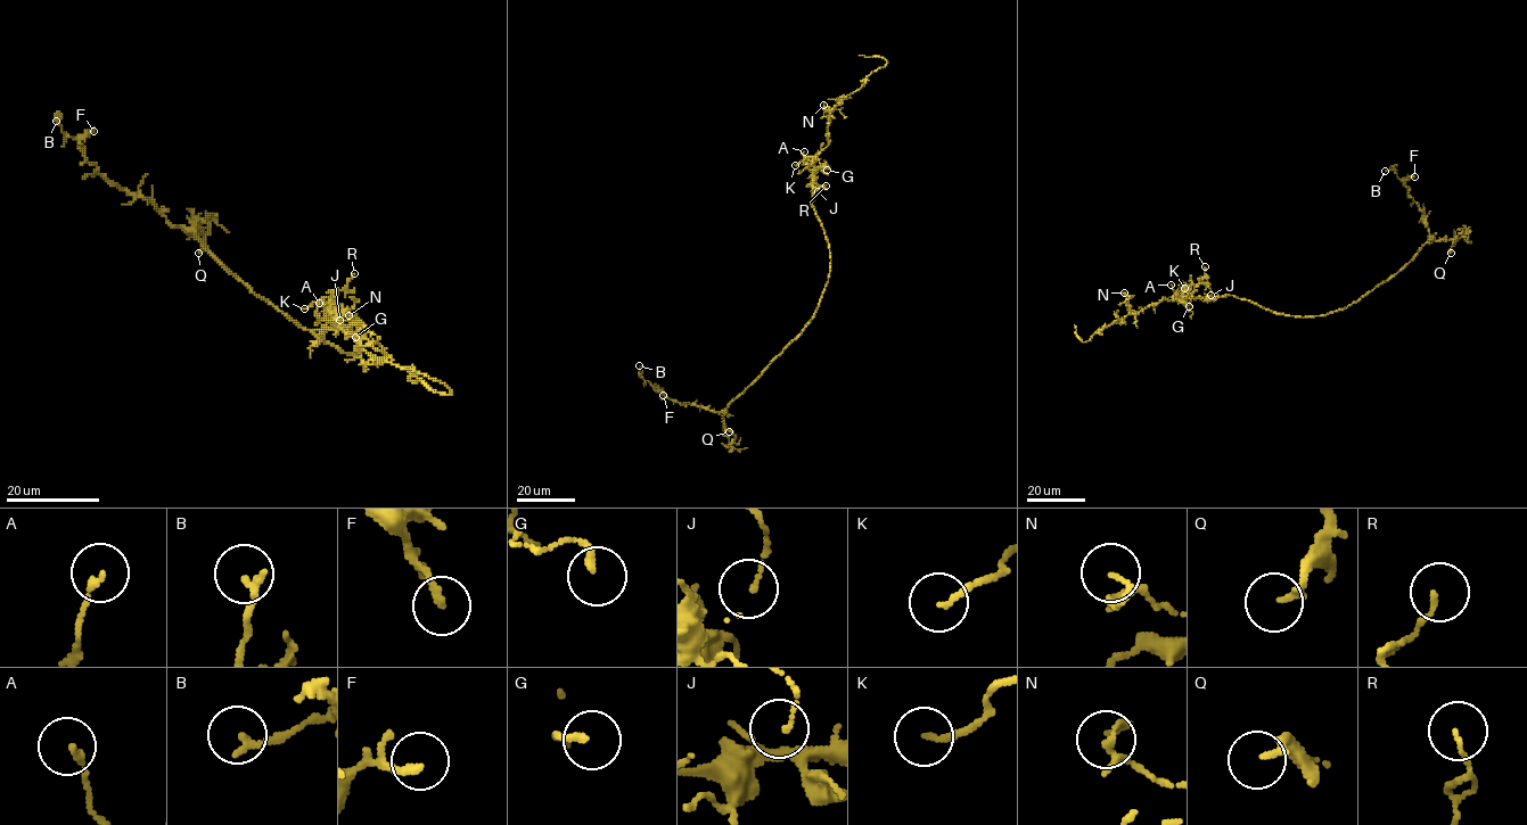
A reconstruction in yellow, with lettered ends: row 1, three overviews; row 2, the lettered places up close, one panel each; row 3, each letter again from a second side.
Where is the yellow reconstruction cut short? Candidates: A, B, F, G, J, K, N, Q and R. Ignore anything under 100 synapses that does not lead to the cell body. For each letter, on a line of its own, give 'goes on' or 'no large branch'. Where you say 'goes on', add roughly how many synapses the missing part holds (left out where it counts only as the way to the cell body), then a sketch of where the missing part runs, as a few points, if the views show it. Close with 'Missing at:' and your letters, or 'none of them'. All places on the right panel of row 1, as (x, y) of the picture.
A: no large branch
B: no large branch
F: no large branch
G: no large branch
J: no large branch
K: no large branch
N: no large branch
Q: no large branch
R: no large branch
Missing at: none of them

